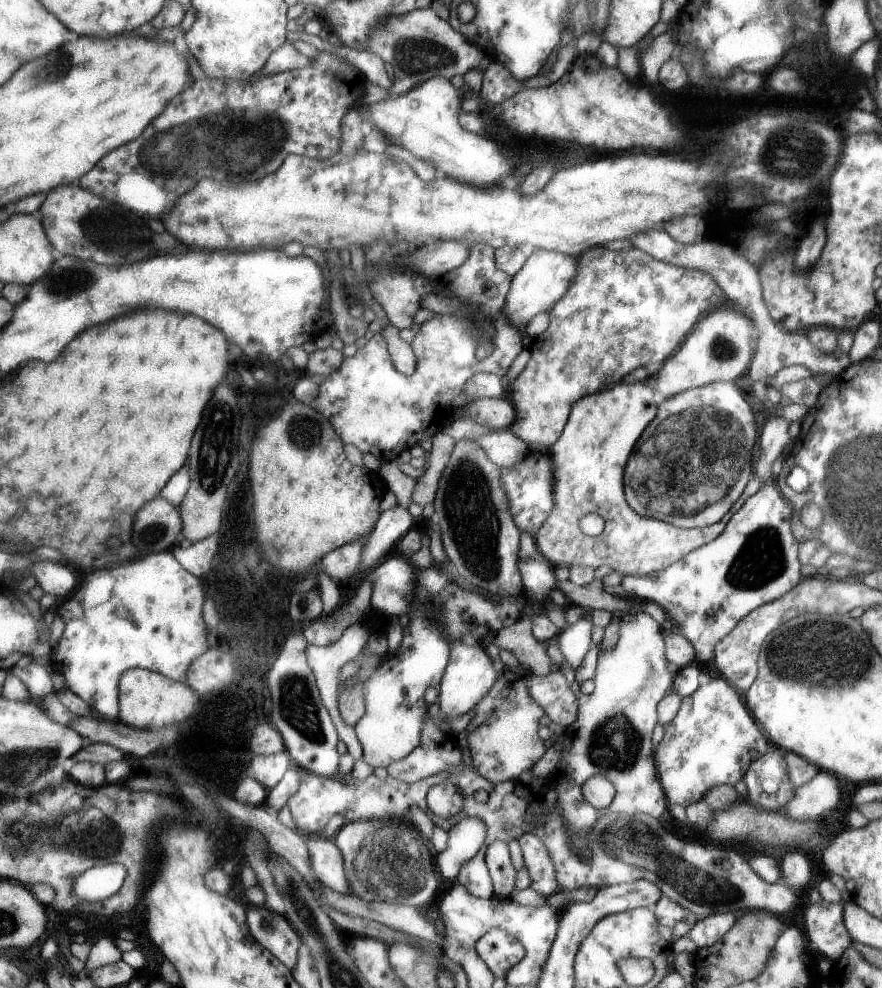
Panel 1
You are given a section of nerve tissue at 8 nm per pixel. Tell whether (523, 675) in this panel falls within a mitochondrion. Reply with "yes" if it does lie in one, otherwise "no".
no

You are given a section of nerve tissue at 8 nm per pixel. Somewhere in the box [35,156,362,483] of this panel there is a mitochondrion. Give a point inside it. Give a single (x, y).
(71, 280)

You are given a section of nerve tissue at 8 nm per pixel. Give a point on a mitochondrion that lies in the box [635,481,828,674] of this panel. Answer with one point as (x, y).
(762, 559)

